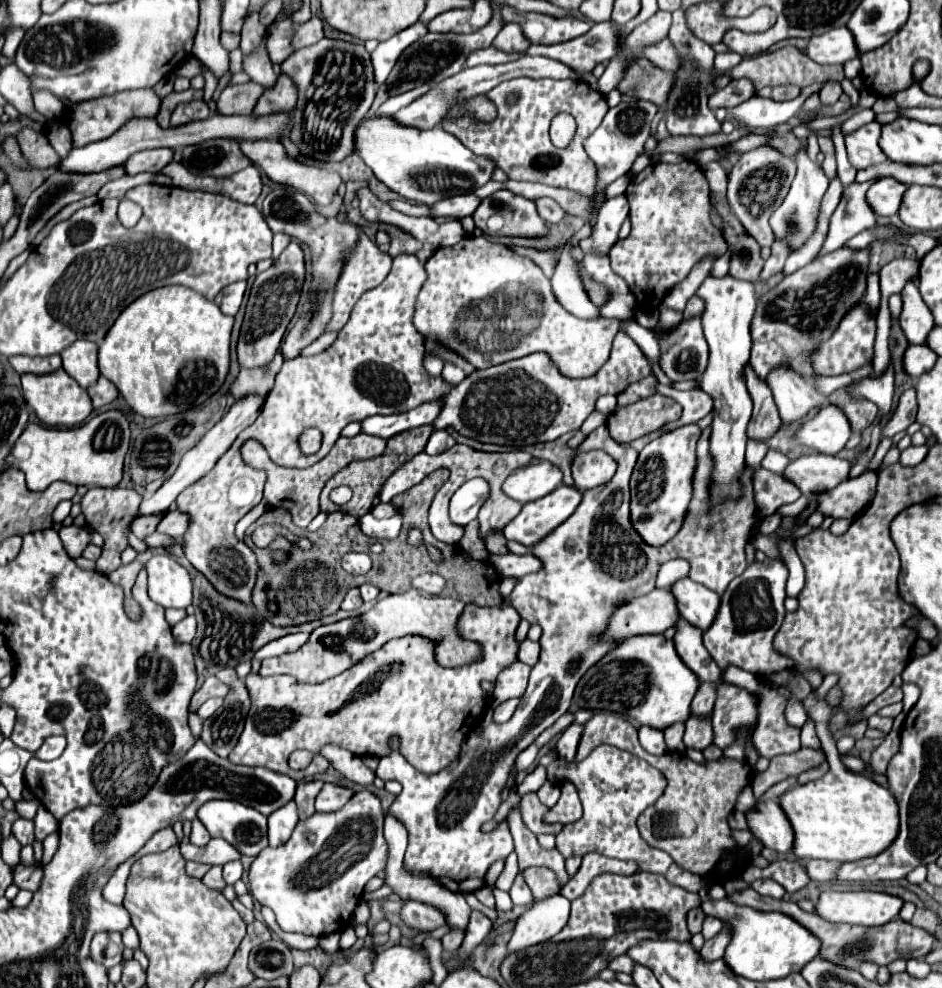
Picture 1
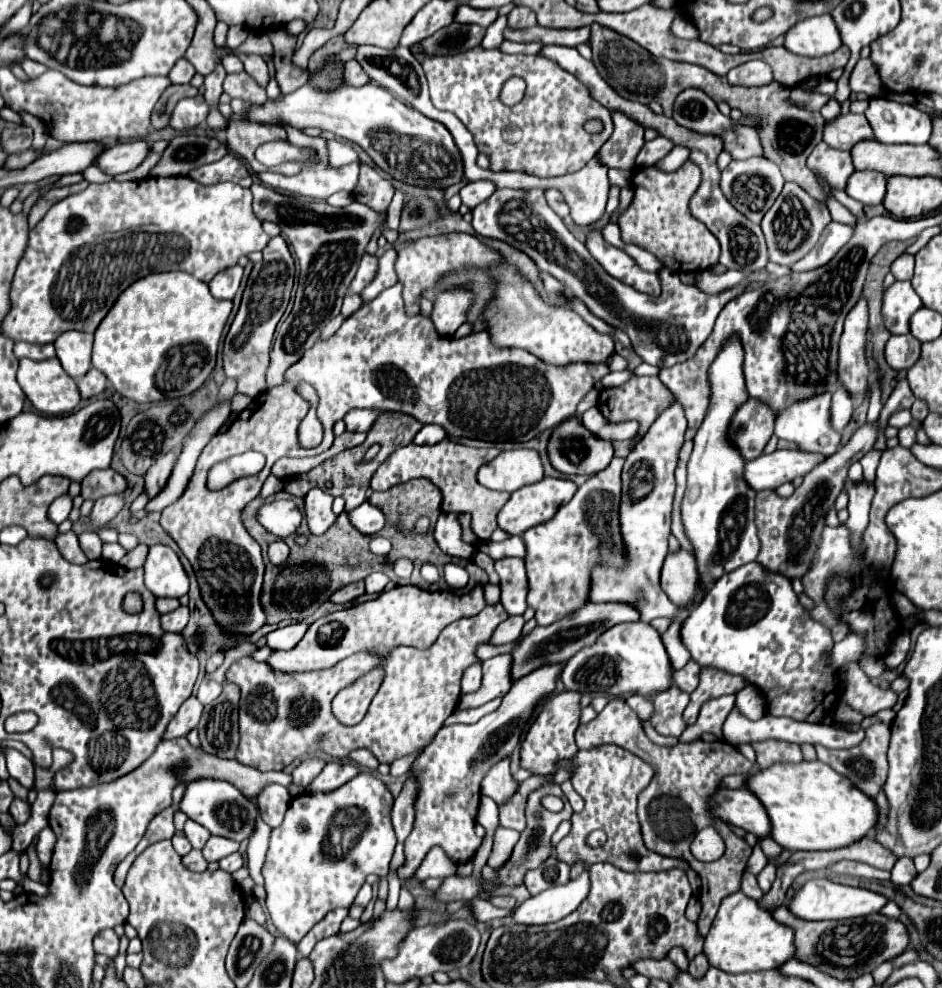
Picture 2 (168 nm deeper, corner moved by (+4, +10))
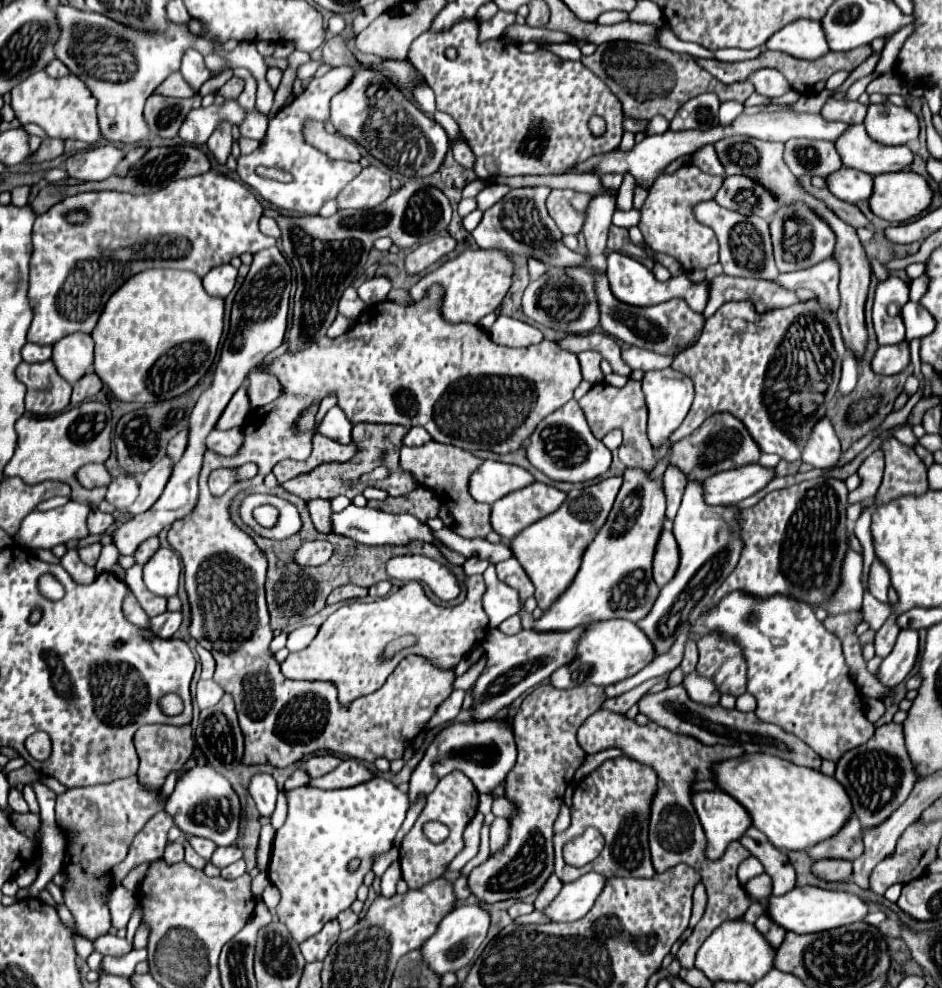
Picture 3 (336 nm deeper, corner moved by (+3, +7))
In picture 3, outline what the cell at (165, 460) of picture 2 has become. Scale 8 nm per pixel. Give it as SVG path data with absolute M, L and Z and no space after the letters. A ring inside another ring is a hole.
M183 430L181 434L177 434L177 436L169 442L169 446L167 446L167 454L169 454L169 458L173 460L173 464L177 464L177 462L181 460L181 456L183 456L183 452L185 452L185 446L187 446L187 430Z

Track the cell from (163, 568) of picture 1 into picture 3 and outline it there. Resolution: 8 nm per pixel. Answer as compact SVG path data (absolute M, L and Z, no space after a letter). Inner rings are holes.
M159 548L151 560L143 566L143 580L145 586L163 598L177 596L179 590L179 576L181 576L181 560L175 550Z

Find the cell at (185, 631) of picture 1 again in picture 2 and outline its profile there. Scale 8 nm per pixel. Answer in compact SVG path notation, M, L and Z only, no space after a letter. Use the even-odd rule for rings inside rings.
M178 607L176 611L162 615L162 617L160 617L160 625L162 625L164 631L180 633L180 631L186 627L188 619L190 619L190 611L188 611L188 607Z

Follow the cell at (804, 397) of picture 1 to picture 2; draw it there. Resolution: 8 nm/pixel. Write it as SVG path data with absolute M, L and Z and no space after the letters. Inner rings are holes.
M830 393L816 395L816 397L810 397L806 401L790 405L786 411L782 411L776 417L774 433L776 433L778 439L794 441L800 451L814 451L814 453L820 453L820 455L826 455L826 457L832 455L840 445L840 433L832 431L832 423L830 423Z

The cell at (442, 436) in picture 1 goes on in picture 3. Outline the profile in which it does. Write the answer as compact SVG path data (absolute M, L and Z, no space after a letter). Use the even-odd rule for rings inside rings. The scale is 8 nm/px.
M411 428L405 436L405 446L423 446L427 442L431 442L433 438L429 436L429 432L425 428Z

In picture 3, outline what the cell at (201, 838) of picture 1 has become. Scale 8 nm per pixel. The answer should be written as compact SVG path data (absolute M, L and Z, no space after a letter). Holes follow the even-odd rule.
M187 836L187 842L193 846L193 850L199 854L199 856L203 856L203 858L211 858L211 854L213 854L213 850L217 848L213 842L209 842L207 838L199 838L199 836Z

